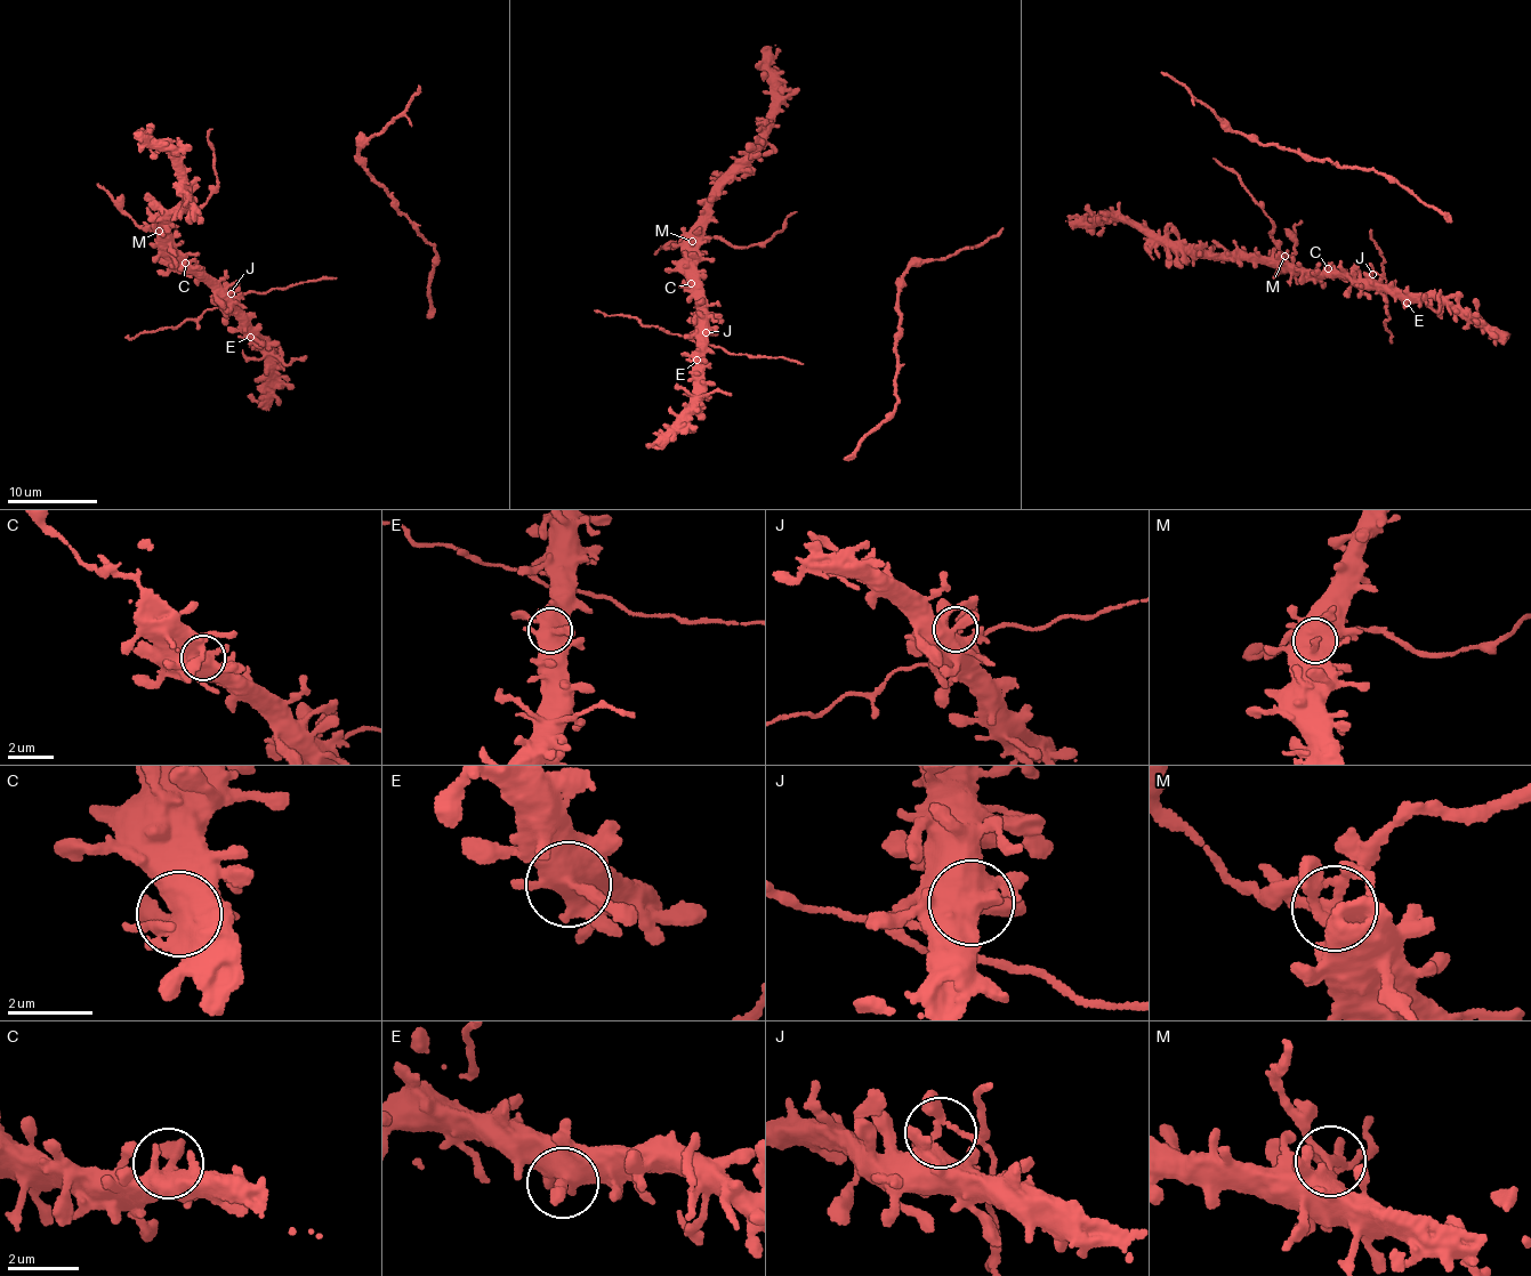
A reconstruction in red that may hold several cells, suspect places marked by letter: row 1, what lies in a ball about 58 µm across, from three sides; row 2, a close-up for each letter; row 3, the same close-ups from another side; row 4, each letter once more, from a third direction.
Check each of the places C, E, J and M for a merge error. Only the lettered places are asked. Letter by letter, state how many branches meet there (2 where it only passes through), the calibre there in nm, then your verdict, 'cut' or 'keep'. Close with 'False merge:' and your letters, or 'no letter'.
C: branches 3; calibre 320 nm; keep
E: branches 6; calibre 420 nm; keep
J: branches 4; calibre 320 nm; cut
M: branches 5; calibre 240 nm; cut
False merge: J, M

